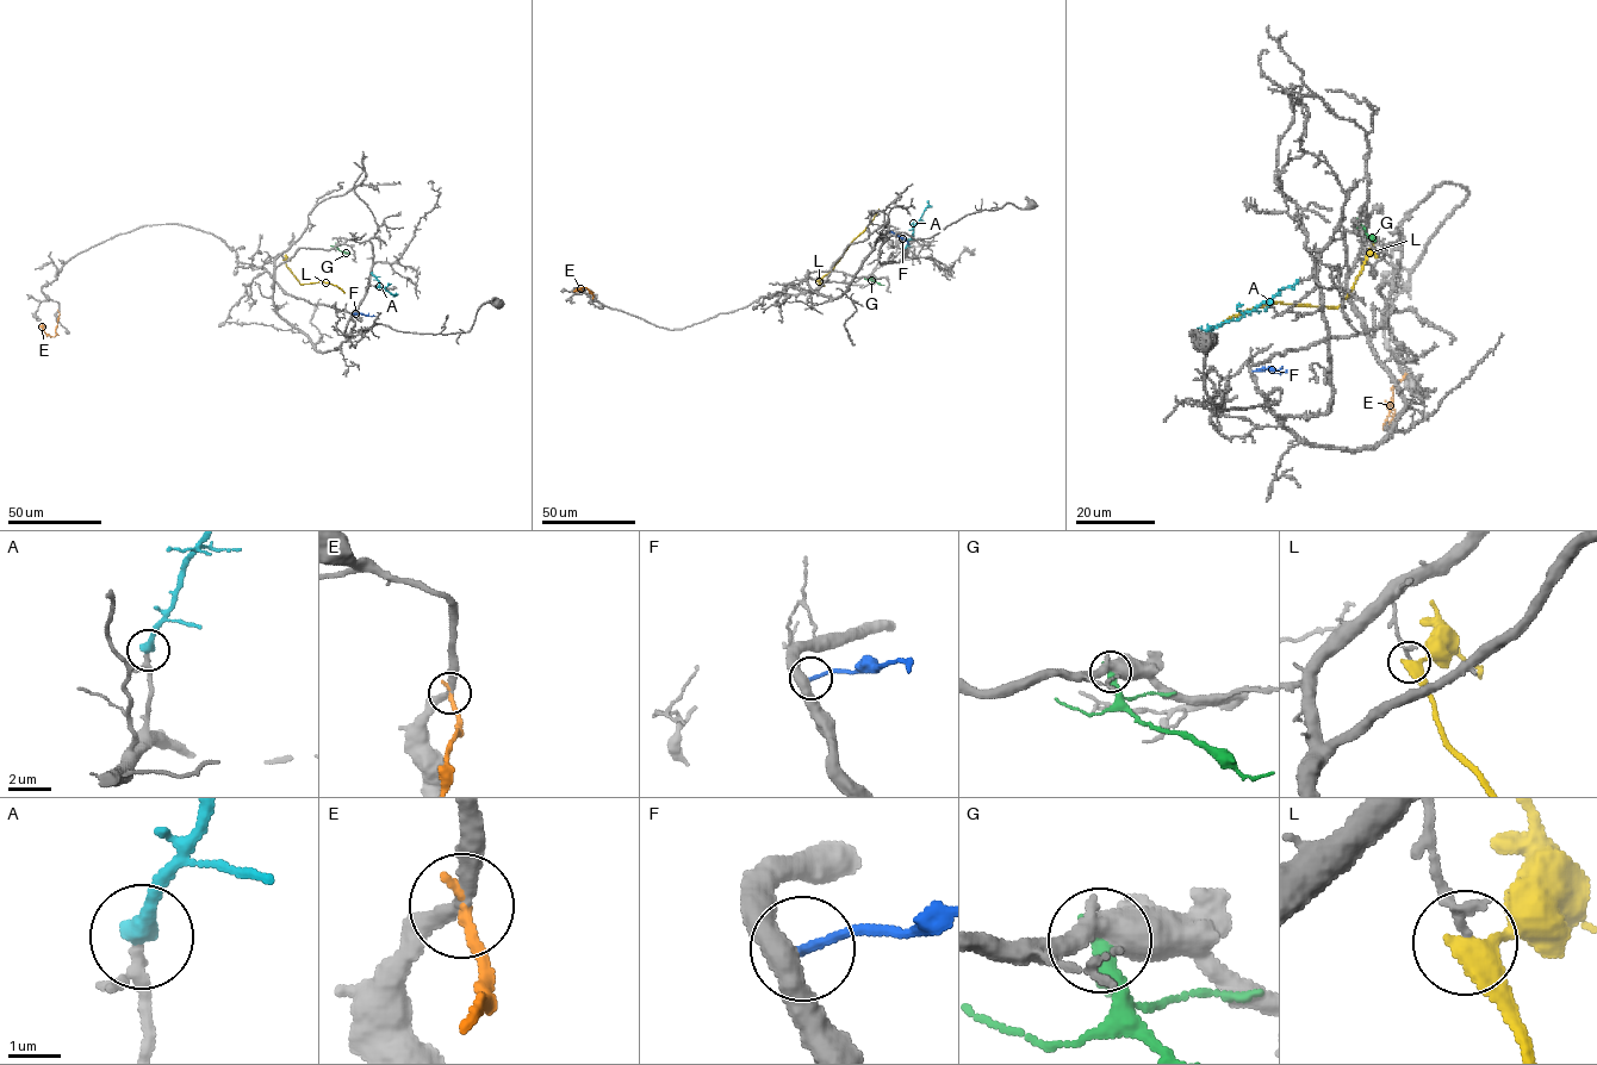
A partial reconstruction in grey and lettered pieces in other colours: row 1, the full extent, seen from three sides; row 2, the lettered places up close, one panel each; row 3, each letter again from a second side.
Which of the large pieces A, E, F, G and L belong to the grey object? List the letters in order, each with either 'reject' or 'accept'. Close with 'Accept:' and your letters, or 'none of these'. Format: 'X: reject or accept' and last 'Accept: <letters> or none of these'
A: accept
E: reject
F: reject
G: reject
L: reject
Accept: A

